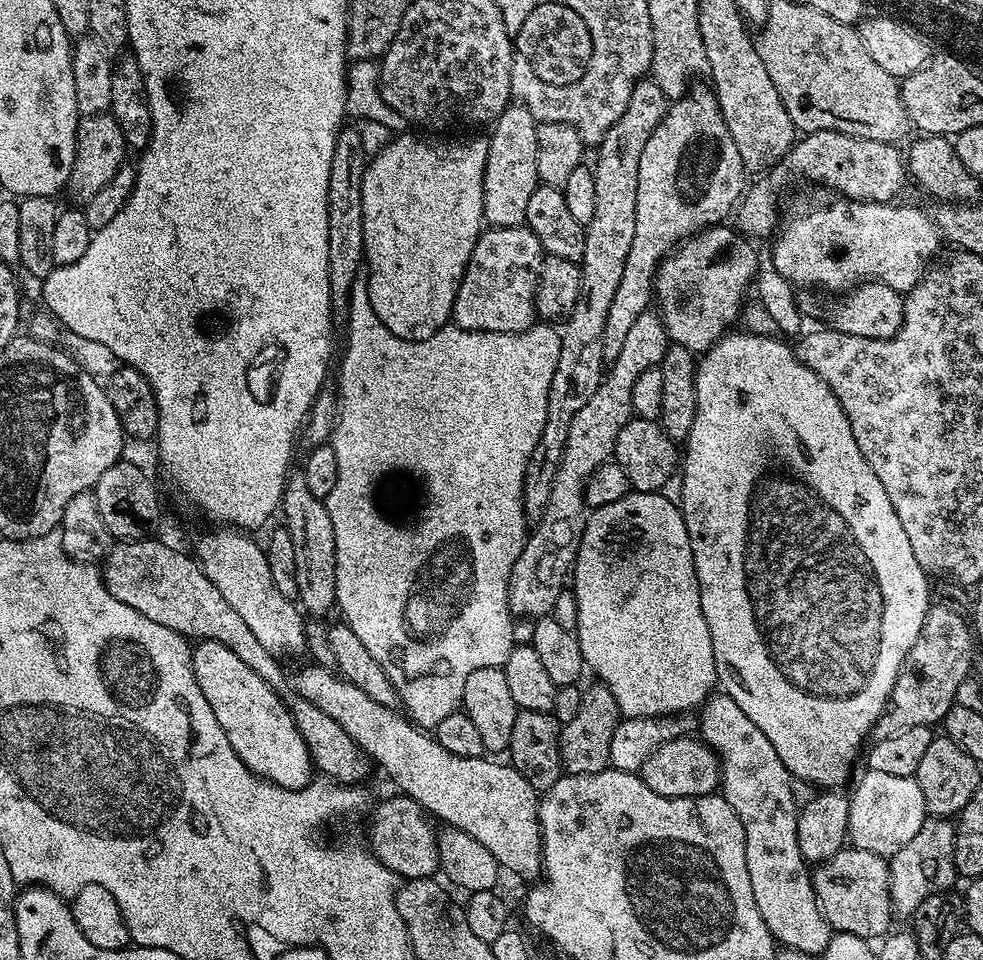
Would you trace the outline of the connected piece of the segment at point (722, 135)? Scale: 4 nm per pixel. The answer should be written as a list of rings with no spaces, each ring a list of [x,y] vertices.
[[[689,87],[683,97],[667,105],[663,122],[656,127],[654,134],[650,134],[646,147],[642,150],[642,158],[638,162],[638,206],[634,242],[630,246],[630,254],[626,254],[626,270],[622,270],[618,294],[614,294],[610,311],[606,313],[606,330],[602,338],[605,361],[611,362],[618,358],[618,350],[622,350],[622,342],[634,321],[638,319],[638,314],[649,311],[654,300],[656,269],[664,257],[703,228],[719,225],[723,221],[720,219],[731,208],[733,211],[734,205],[741,199],[746,188],[744,176],[746,177],[746,169],[742,154],[738,154],[734,138],[730,138],[730,130],[722,118],[716,93],[711,87]]]

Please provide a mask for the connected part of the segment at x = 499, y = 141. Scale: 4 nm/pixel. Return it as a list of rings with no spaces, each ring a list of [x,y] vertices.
[[[518,102],[509,103],[505,108],[504,113],[494,121],[491,125],[490,131],[492,136],[487,137],[488,153],[486,154],[486,166],[484,167],[484,224],[494,228],[518,228],[524,224],[526,218],[526,206],[530,202],[530,194],[534,194],[534,190],[540,184],[540,175],[538,174],[538,158],[536,146],[536,125],[537,120],[532,117],[530,112],[522,107]]]

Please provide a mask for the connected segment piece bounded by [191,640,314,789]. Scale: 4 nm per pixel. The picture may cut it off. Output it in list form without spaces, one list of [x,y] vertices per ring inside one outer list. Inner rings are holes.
[[[202,640],[191,649],[194,678],[222,726],[222,734],[234,746],[234,754],[255,776],[283,788],[305,788],[314,779],[312,756],[291,712],[278,693],[270,690],[238,654],[226,650],[222,642]]]

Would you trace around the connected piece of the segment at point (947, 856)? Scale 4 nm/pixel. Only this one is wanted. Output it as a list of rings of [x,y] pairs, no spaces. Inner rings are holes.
[[[929,816],[922,822],[922,830],[898,850],[888,860],[889,894],[892,899],[892,910],[897,917],[915,916],[918,906],[930,898],[930,894],[949,891],[958,880],[954,866],[954,842],[956,841],[956,825],[951,819],[942,816]]]

